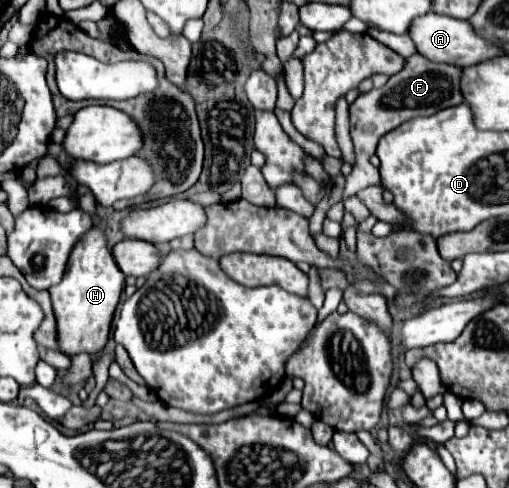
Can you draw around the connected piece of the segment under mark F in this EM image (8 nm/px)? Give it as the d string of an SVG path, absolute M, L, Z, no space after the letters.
M419 53L407 57L403 69L381 87L381 89L371 89L367 93L361 93L351 105L349 105L349 121L351 121L351 141L355 149L355 165L349 177L345 177L345 191L343 199L357 195L367 185L379 183L379 171L369 163L369 157L375 153L377 141L391 129L399 127L401 123L413 119L413 117L423 117L423 115L433 115L441 109L455 107L463 103L461 89L459 89L459 67L453 65L443 65L443 63L433 63L427 61L425 57L419 57Z

